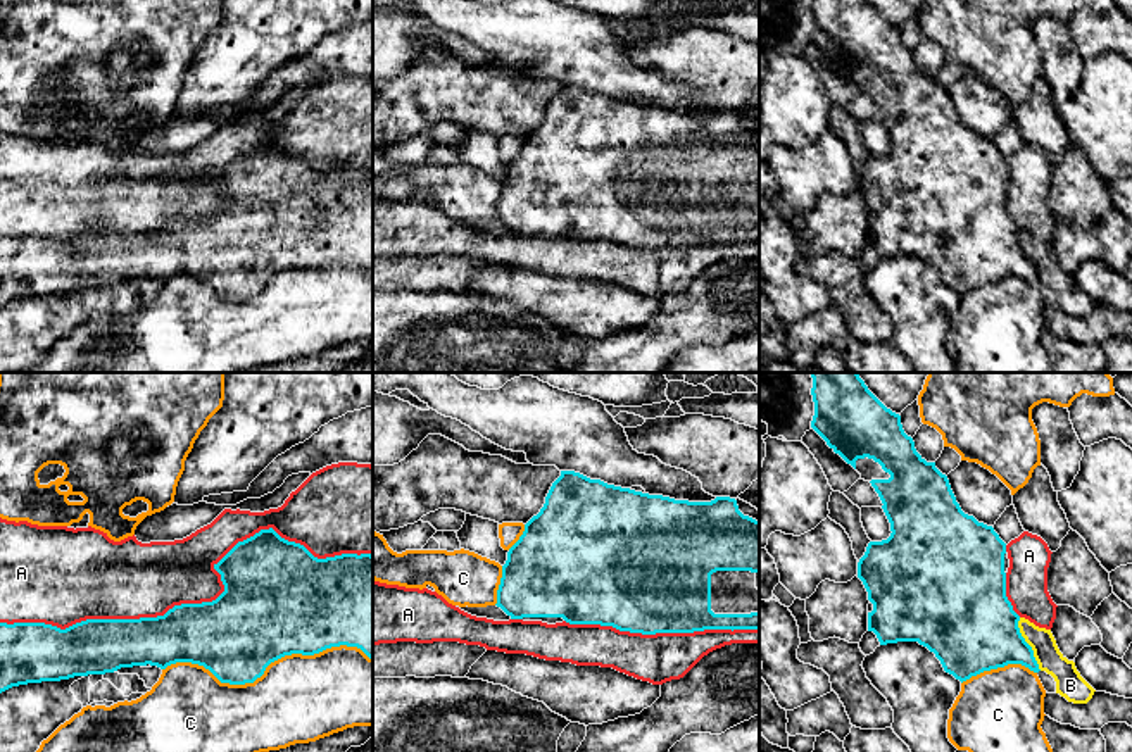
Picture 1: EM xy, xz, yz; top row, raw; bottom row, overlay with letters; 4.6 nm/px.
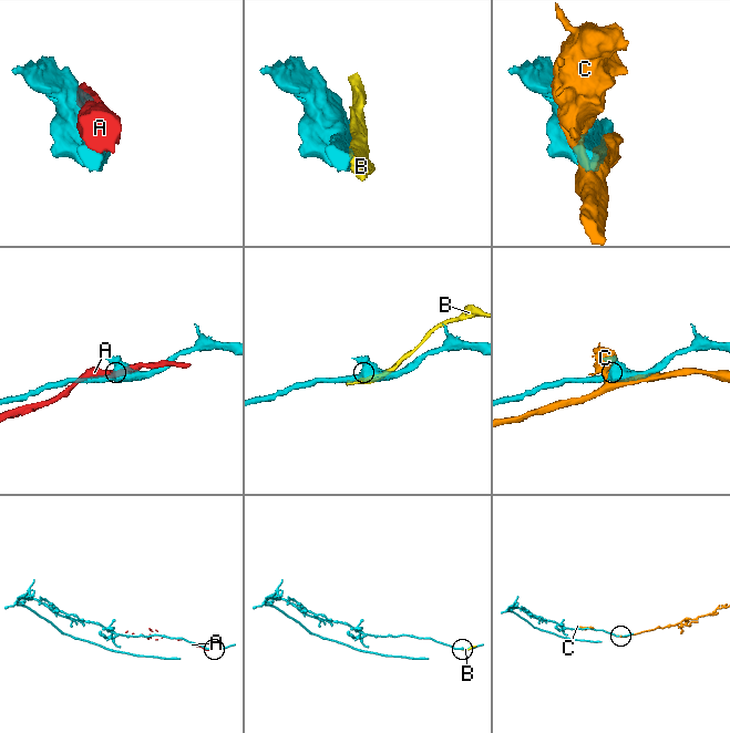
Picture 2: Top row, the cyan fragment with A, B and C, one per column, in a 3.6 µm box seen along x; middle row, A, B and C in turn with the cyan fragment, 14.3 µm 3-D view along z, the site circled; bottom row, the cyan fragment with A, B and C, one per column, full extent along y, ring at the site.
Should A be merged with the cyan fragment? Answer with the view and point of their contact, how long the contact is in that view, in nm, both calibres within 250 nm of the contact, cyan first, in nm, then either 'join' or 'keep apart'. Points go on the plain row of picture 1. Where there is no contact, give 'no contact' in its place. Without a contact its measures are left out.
xy (202, 216) | 1750 nm | 400/320 nm | keep apart

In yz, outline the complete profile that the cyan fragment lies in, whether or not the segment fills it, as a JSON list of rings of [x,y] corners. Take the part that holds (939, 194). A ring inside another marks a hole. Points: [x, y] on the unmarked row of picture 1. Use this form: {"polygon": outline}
{"polygon": [[[813,0],[811,9],[814,16],[811,41],[861,88],[861,93],[871,97],[890,136],[890,150],[870,155],[858,176],[858,191],[873,217],[873,224],[868,226],[868,245],[877,248],[880,259],[918,255],[961,297],[1008,278],[1022,278],[1039,286],[1034,264],[1020,247],[1020,229],[1006,210],[1009,172],[1006,157],[994,141],[961,124],[947,90],[935,76],[927,76],[916,66],[913,52],[902,43],[901,29],[887,22],[868,0]]]}

